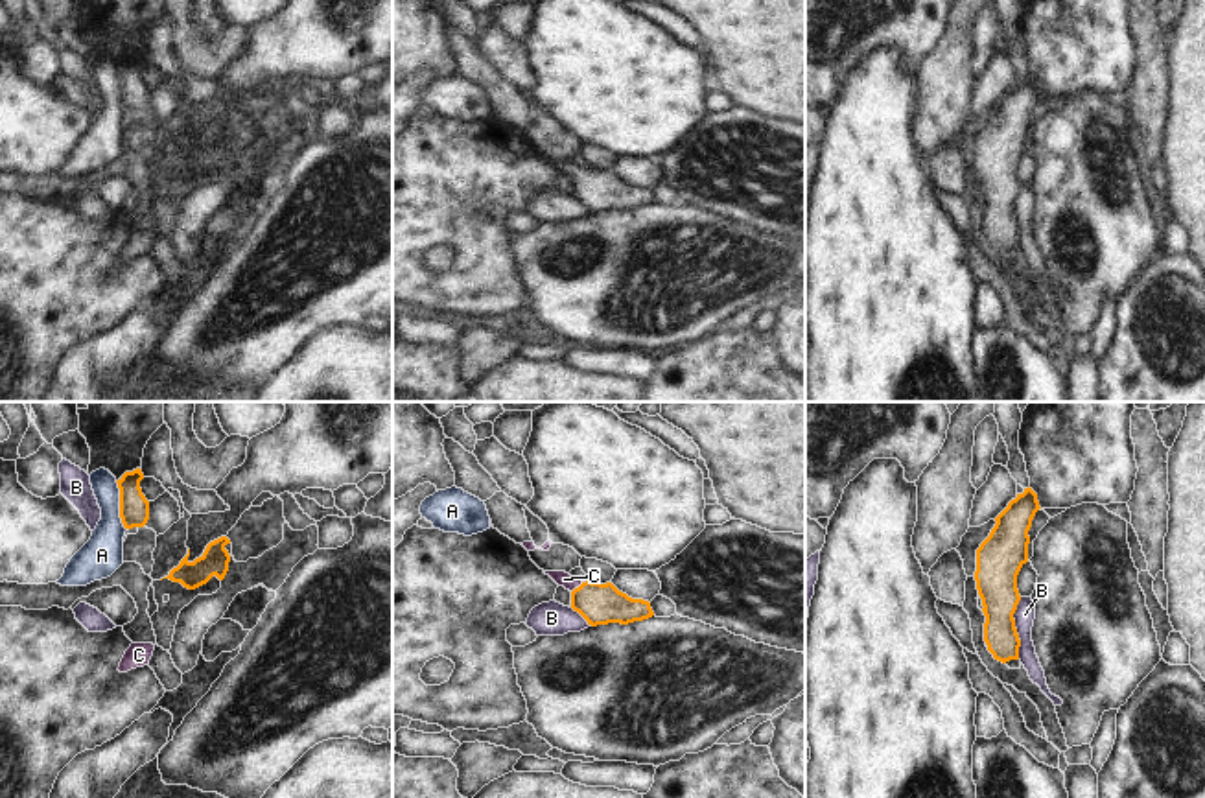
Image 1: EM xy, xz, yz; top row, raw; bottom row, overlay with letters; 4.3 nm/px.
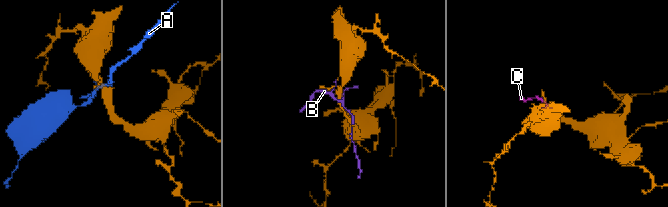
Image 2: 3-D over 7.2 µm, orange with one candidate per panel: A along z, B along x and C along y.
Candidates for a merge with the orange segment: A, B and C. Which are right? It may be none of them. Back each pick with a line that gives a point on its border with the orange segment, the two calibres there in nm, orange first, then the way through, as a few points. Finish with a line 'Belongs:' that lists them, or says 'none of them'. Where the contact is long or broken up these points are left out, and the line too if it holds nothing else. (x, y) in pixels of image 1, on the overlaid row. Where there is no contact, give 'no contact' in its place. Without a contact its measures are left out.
C: xz (579, 586) | 180/70 nm | across xz (597, 603), (579, 586), (564, 579)
Belongs: C

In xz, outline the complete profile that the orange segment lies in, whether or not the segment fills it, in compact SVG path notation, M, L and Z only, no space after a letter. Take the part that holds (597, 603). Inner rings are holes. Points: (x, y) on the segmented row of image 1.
M566 571L544 573L549 575L558 586L571 592L571 608L591 627L608 623L628 625L654 616L649 601L632 599L619 592L612 582L582 582Z

